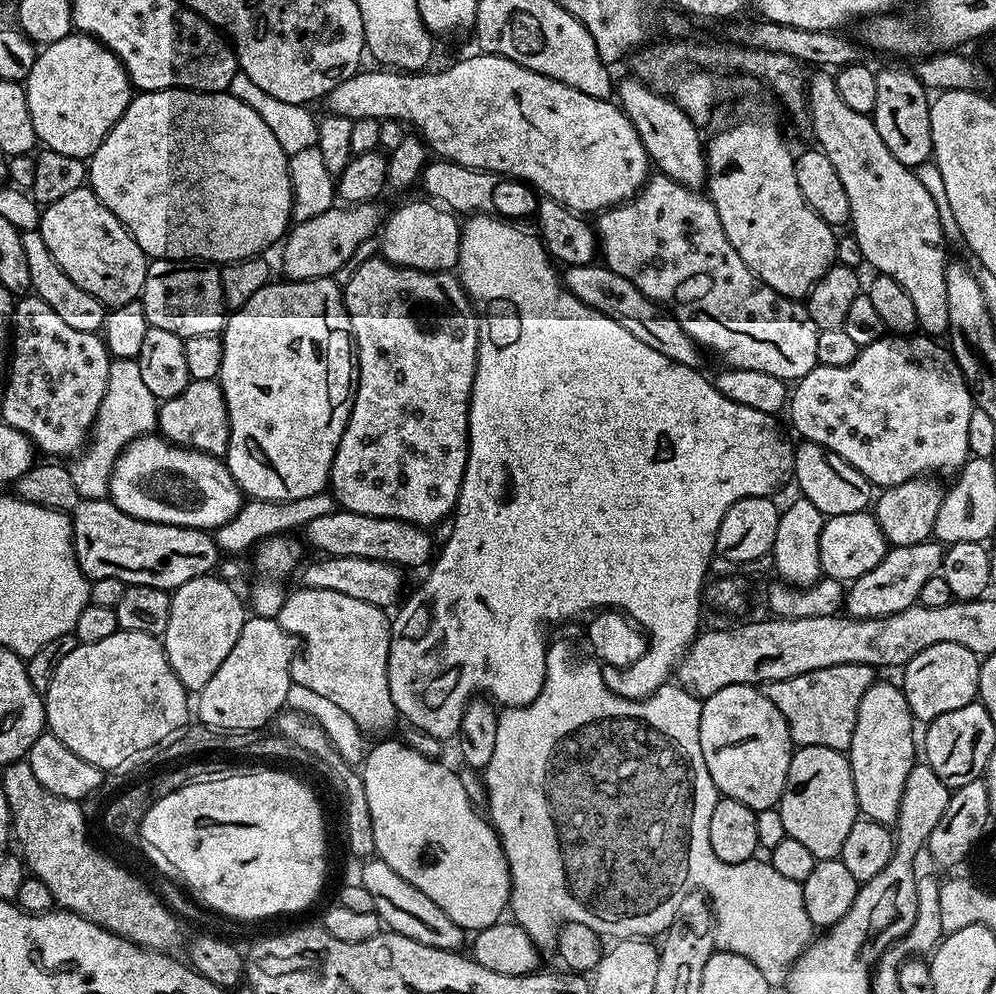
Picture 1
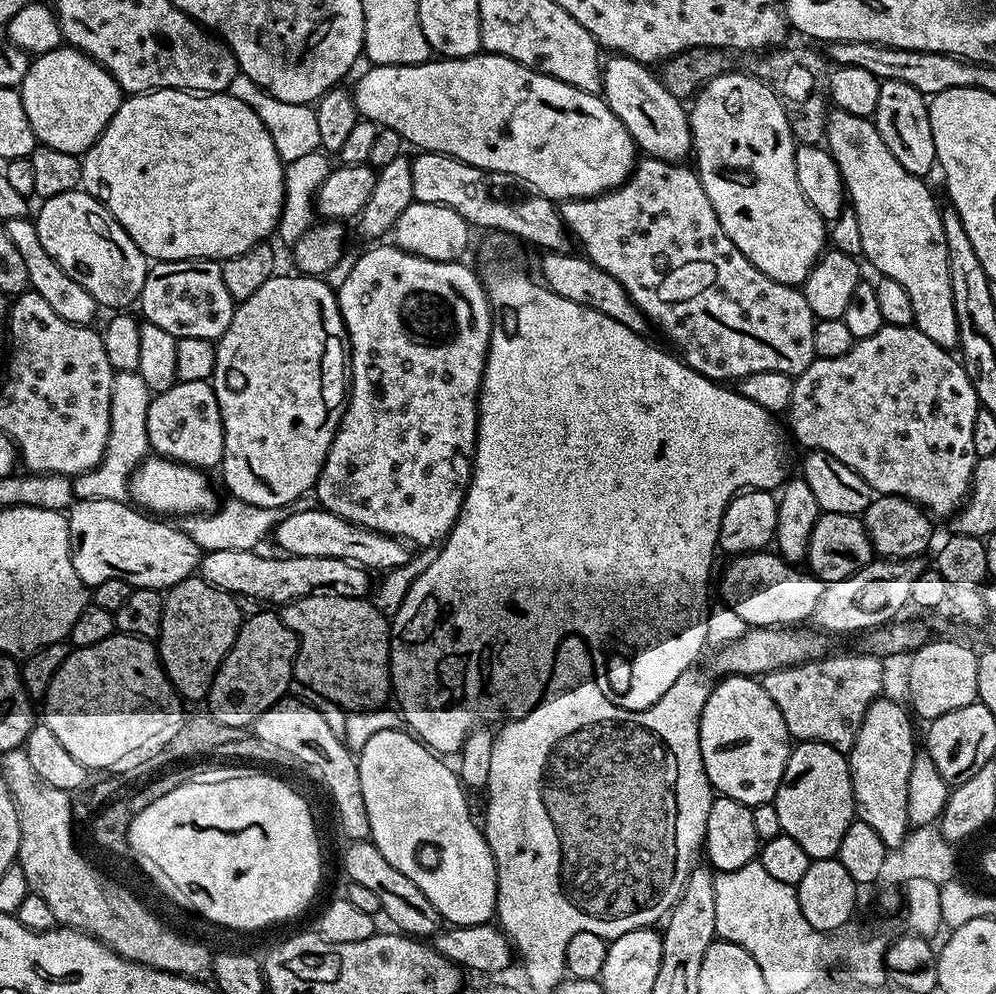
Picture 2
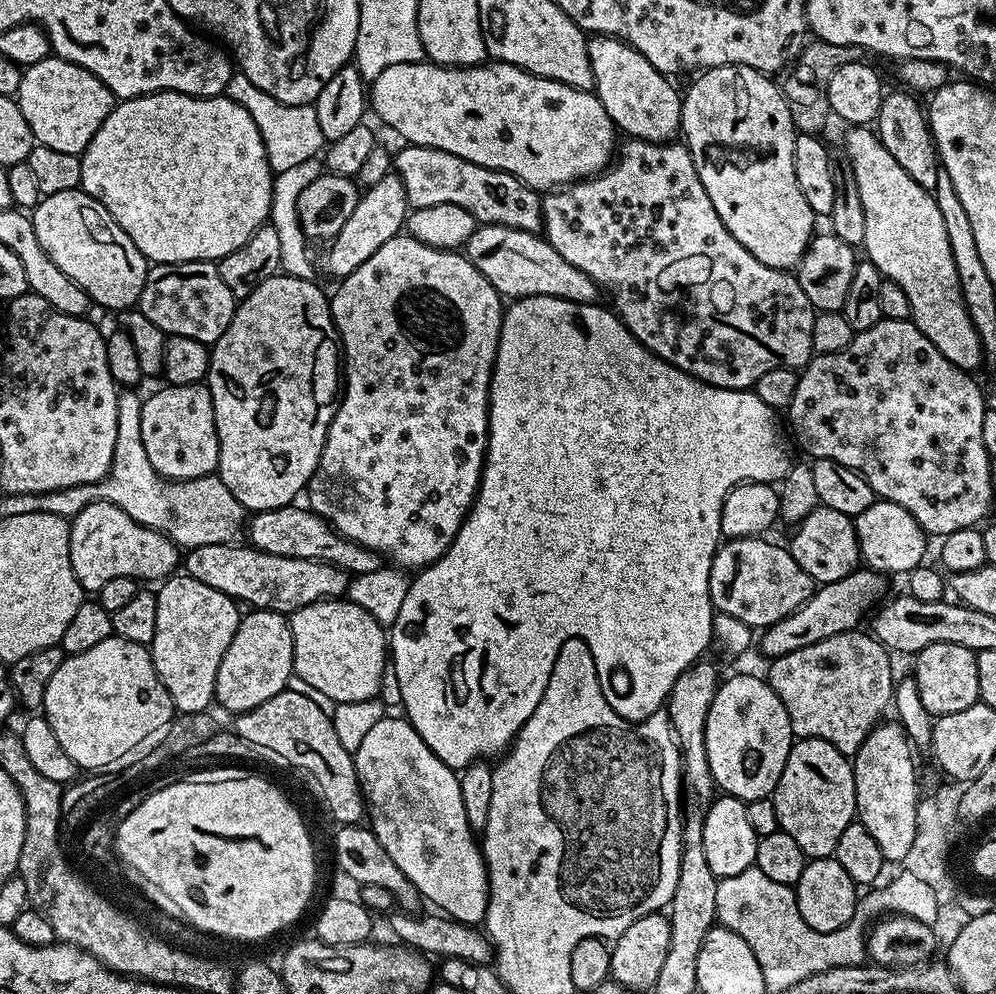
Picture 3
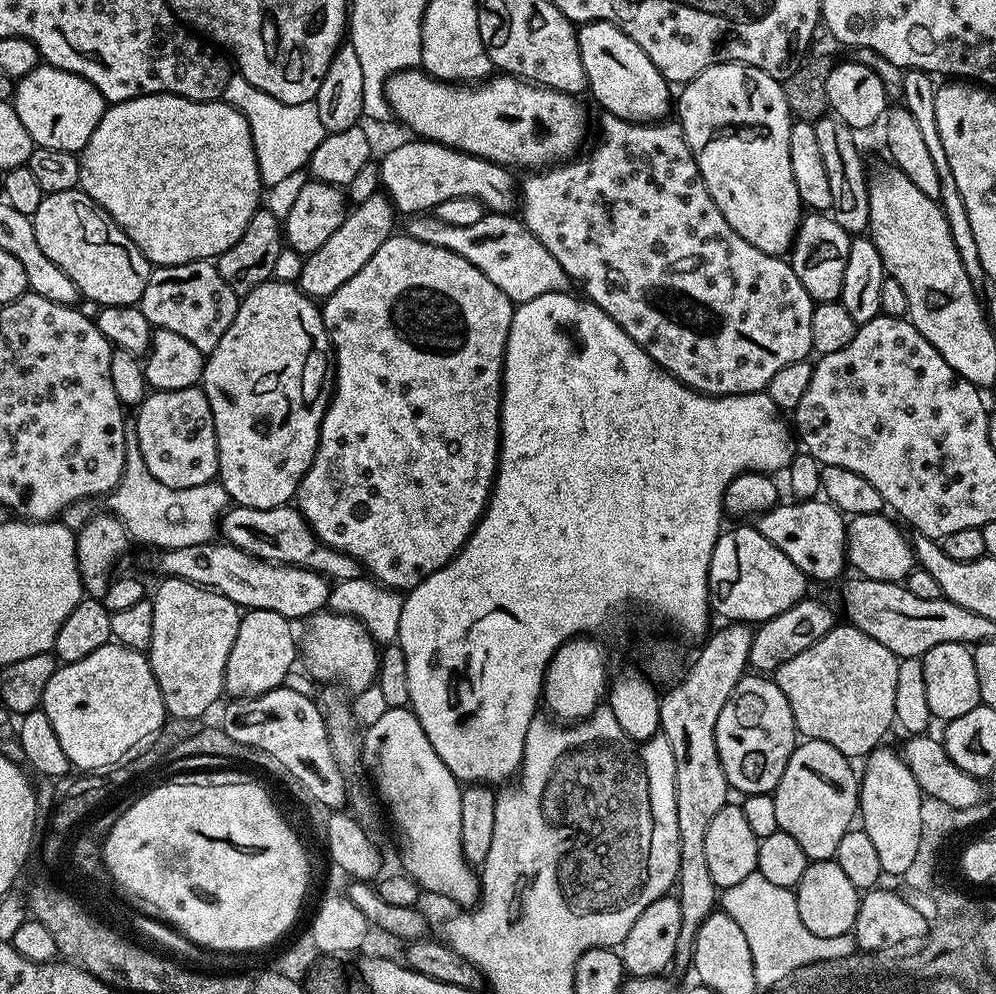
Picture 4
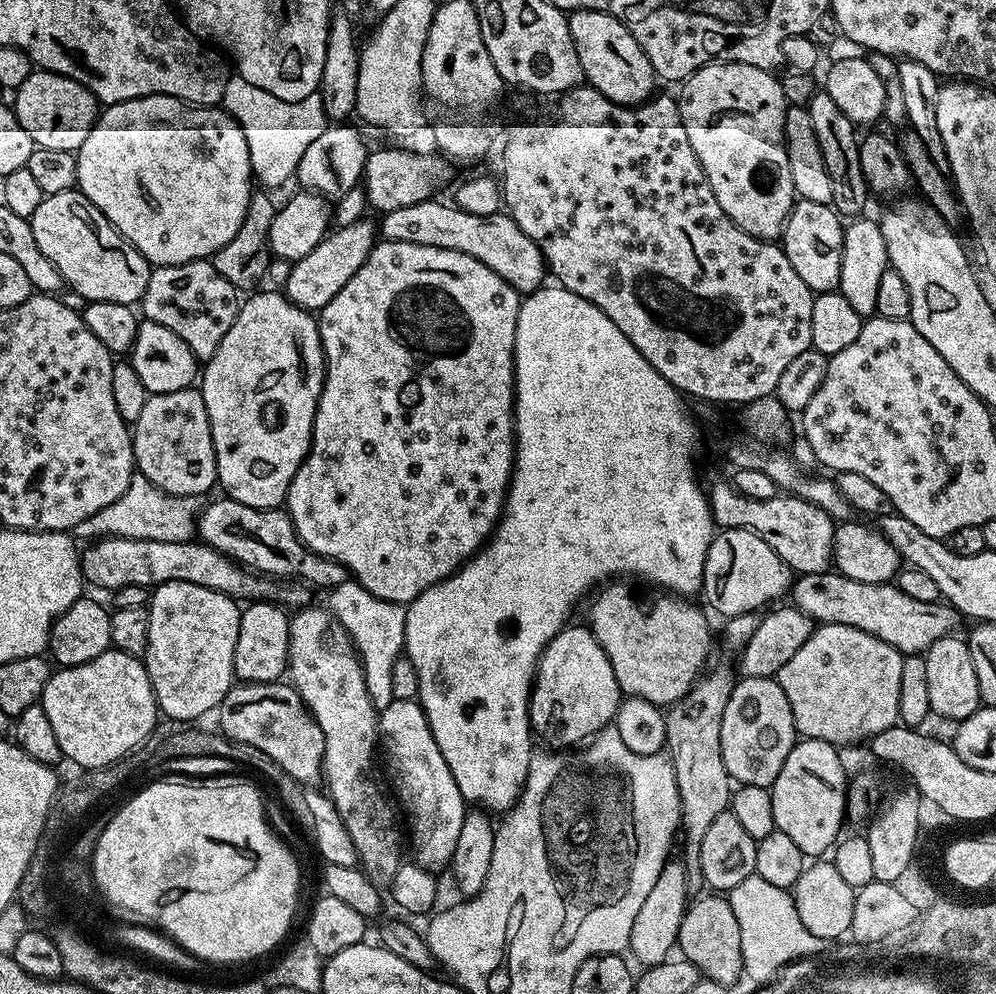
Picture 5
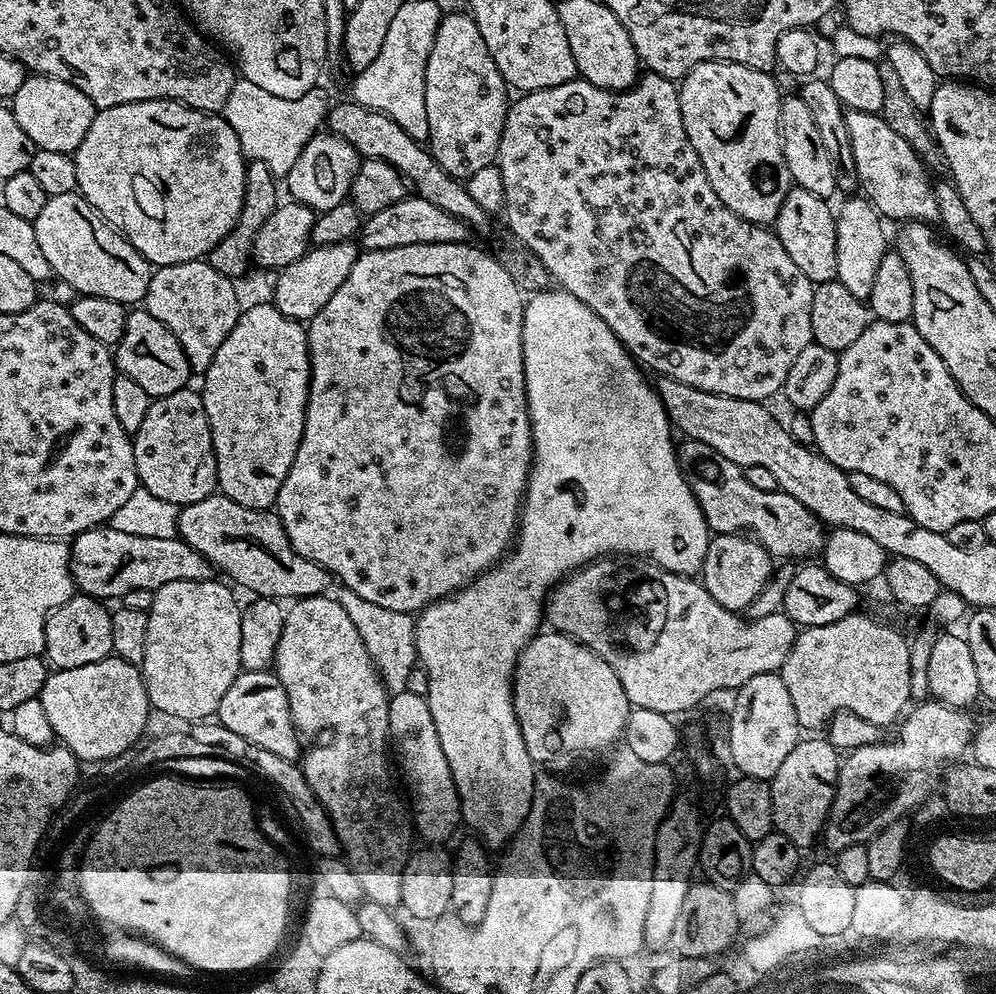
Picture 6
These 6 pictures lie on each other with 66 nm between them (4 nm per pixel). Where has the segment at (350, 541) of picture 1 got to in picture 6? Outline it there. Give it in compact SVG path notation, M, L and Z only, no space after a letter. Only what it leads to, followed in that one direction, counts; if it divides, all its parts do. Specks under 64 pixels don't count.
M213 494L202 498L202 502L183 505L176 530L179 539L194 546L198 554L212 563L213 569L221 568L233 585L241 584L246 591L256 592L252 594L257 597L295 602L323 596L334 584L334 577L325 568L310 562L310 558L302 558L290 546L290 538L286 538L275 511L247 508L226 495Z

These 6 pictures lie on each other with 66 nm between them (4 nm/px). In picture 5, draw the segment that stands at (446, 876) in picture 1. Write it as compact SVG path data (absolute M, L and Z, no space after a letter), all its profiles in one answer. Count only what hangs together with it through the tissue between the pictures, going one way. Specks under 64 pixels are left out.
M395 698L394 700L390 702L390 706L388 706L385 709L380 710L378 712L378 736L379 736L379 739L382 741L383 751L384 751L384 748L386 751L388 751L388 772L390 775L392 775L393 786L396 787L397 797L395 796L395 799L398 801L398 804L399 804L398 799L400 799L401 805L399 804L399 807L402 809L402 812L403 812L402 807L404 807L404 812L406 815L408 815L408 824L410 827L412 827L412 848L414 851L416 851L416 856L414 856L415 863L419 864L421 868L426 868L429 870L437 870L436 868L447 869L449 865L451 865L452 863L452 855L454 854L454 845L458 843L458 830L462 830L462 822L464 821L464 813L466 811L466 801L465 801L464 795L460 793L460 791L458 790L458 782L454 782L454 774L450 774L450 766L446 766L446 758L442 758L442 750L438 750L438 742L434 742L434 734L430 730L430 726L428 725L428 719L426 718L426 714L424 713L424 707L421 706L419 699L412 698L412 700L401 700L401 698Z

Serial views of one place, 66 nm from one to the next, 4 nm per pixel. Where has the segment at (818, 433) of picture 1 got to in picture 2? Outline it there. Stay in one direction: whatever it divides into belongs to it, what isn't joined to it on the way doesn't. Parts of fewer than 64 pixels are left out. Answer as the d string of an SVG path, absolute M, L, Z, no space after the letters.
M885 324L878 330L878 334L870 334L870 338L855 341L846 354L838 358L817 358L805 372L795 377L792 385L792 405L788 407L786 419L792 423L791 435L794 440L796 435L797 442L804 450L824 452L827 456L838 458L838 462L846 462L850 470L854 470L872 487L873 493L915 500L925 512L939 518L948 515L951 517L961 507L962 501L968 495L968 489L972 486L972 475L978 459L974 450L974 414L978 414L980 410L974 386L970 386L970 378L963 363L949 349L930 342L930 338L926 338L926 334L922 334L915 326Z

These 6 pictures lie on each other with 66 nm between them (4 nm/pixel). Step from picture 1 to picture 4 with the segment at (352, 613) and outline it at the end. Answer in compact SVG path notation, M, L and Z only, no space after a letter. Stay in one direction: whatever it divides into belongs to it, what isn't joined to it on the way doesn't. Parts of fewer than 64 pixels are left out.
M322 610L311 617L305 625L306 632L300 646L300 658L307 669L305 671L315 680L338 680L352 694L366 691L375 685L378 672L378 650L376 641L371 637L363 623L353 616L337 614L331 610Z

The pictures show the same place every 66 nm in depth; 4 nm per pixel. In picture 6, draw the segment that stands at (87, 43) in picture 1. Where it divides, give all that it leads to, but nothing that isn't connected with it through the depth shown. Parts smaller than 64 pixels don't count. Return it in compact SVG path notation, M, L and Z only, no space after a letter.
M39 74L29 75L28 80L22 82L18 94L10 98L10 107L14 118L18 118L18 126L30 134L36 148L70 153L75 153L82 138L86 138L86 130L90 130L98 111L78 86Z

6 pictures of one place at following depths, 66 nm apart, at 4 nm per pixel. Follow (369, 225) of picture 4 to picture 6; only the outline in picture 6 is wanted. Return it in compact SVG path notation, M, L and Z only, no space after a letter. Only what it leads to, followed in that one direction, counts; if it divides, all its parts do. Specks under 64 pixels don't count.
M352 240L346 242L334 242L330 246L317 244L309 247L298 262L290 262L290 266L278 271L278 286L274 286L274 298L272 303L286 318L307 322L312 320L334 298L338 286L346 282L350 270L354 270L354 262L358 255L358 248Z

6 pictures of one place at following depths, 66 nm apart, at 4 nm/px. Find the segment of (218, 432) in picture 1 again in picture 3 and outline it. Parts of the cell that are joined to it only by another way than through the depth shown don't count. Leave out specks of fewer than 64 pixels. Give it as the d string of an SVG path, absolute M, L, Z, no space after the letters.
M207 383L163 386L142 406L142 446L146 446L146 458L154 466L157 477L165 480L203 480L211 477L220 467L220 443L214 422L214 402L210 398Z

